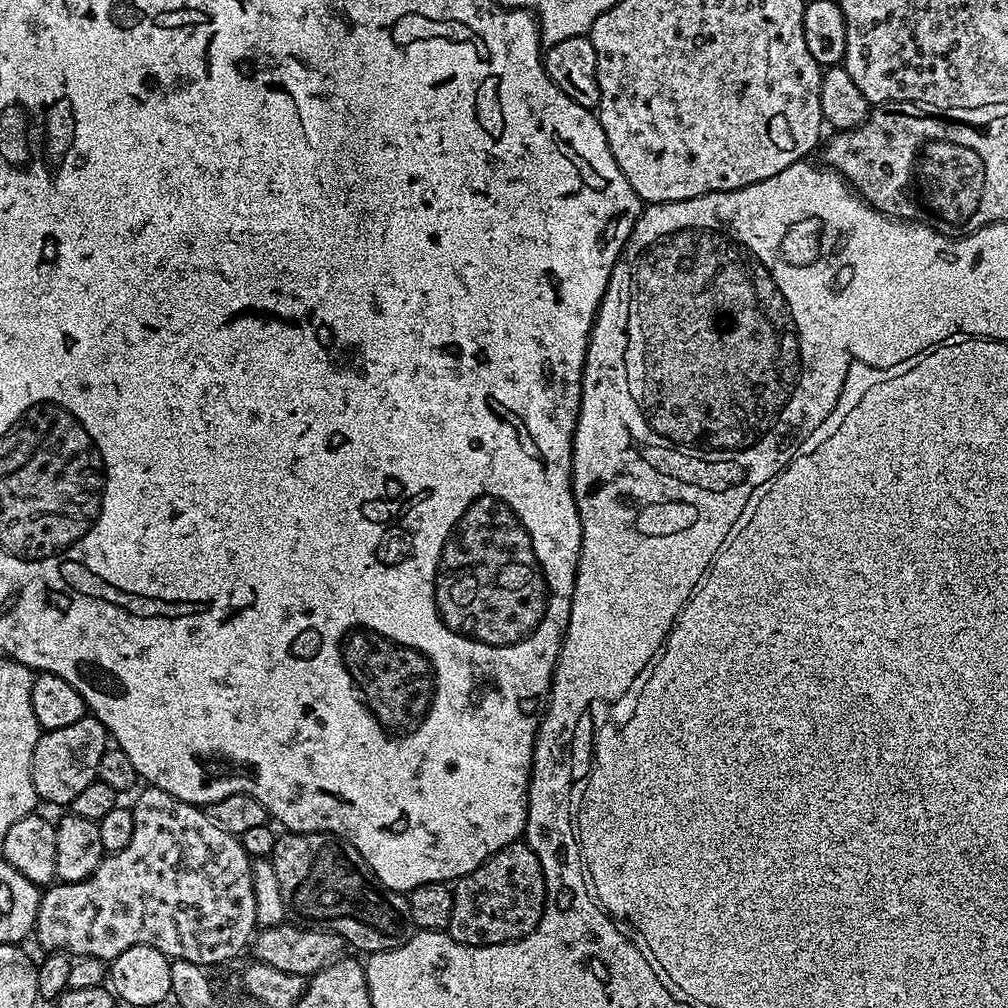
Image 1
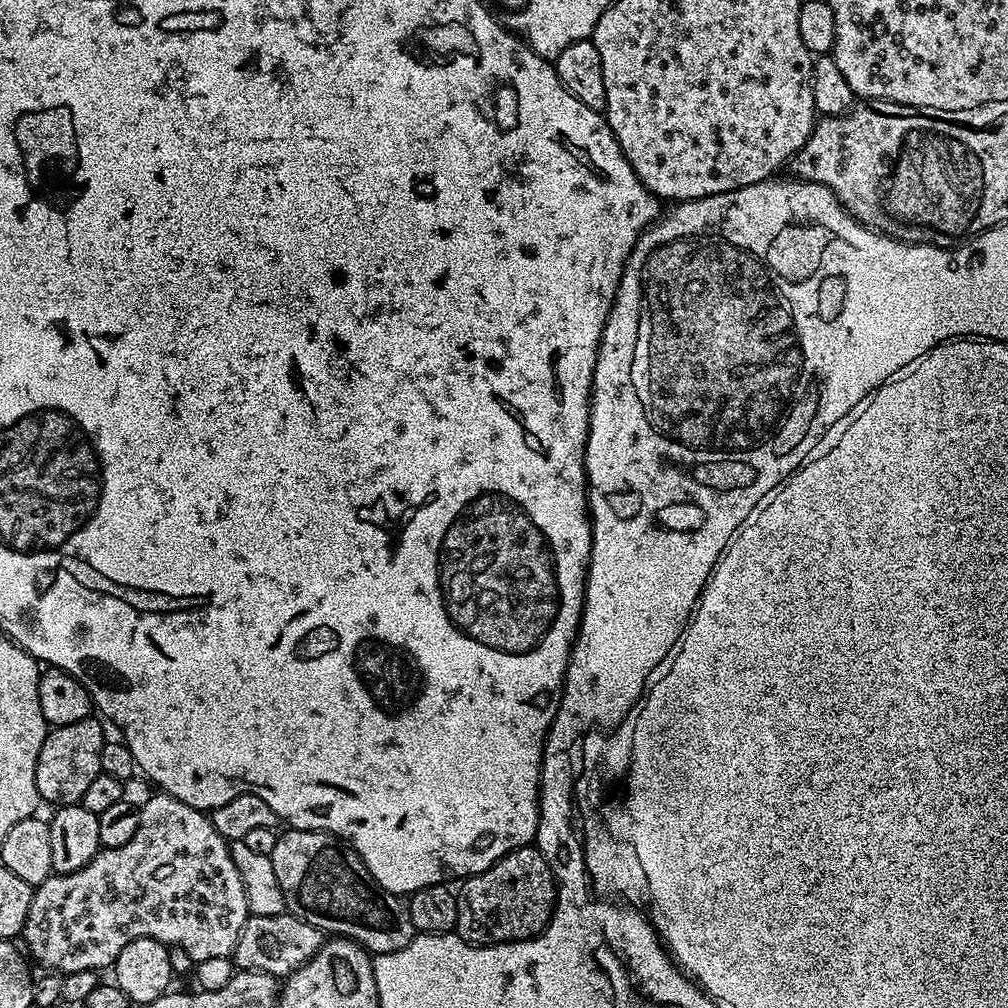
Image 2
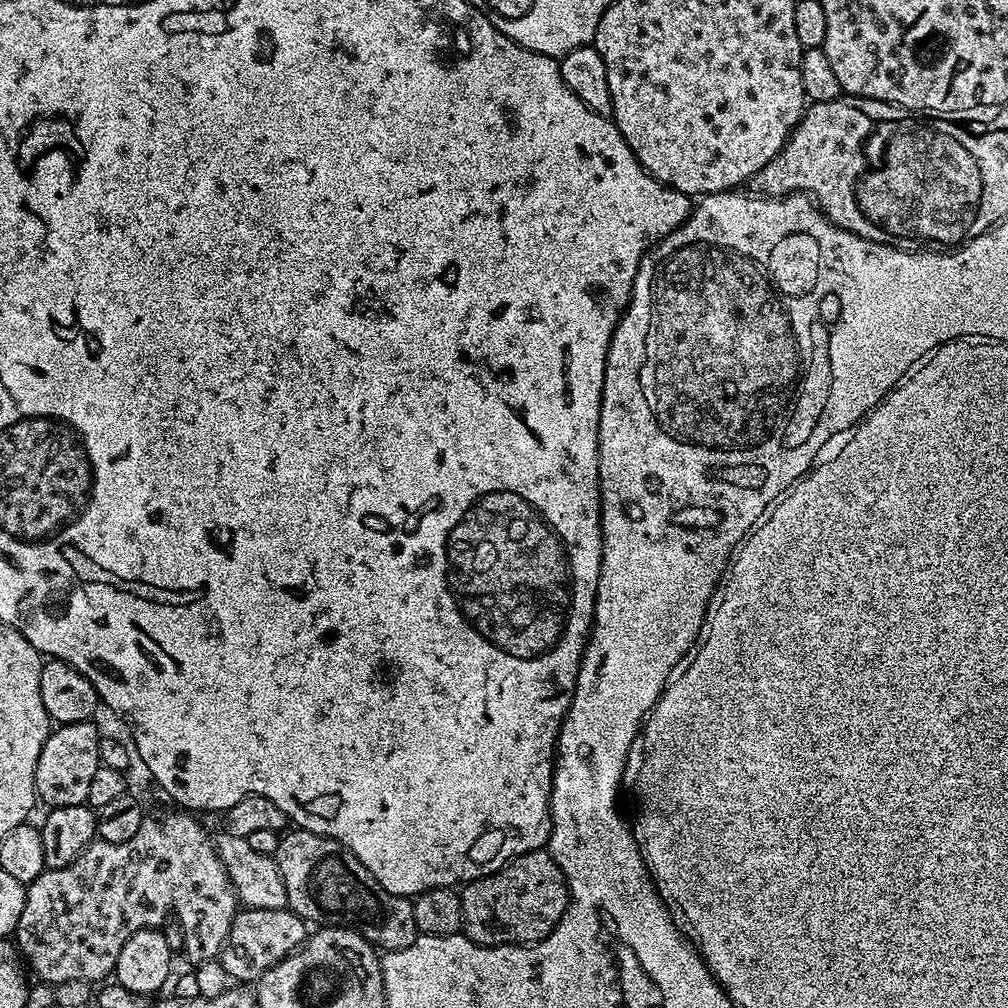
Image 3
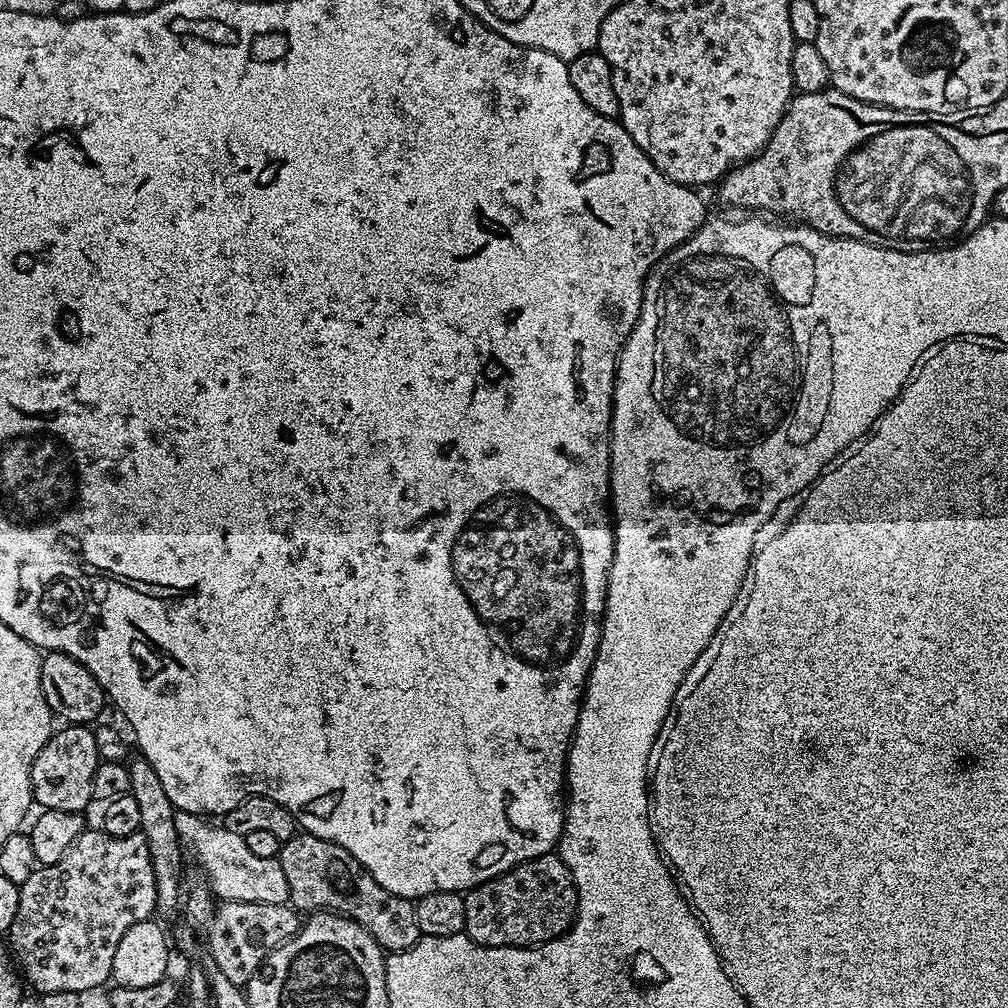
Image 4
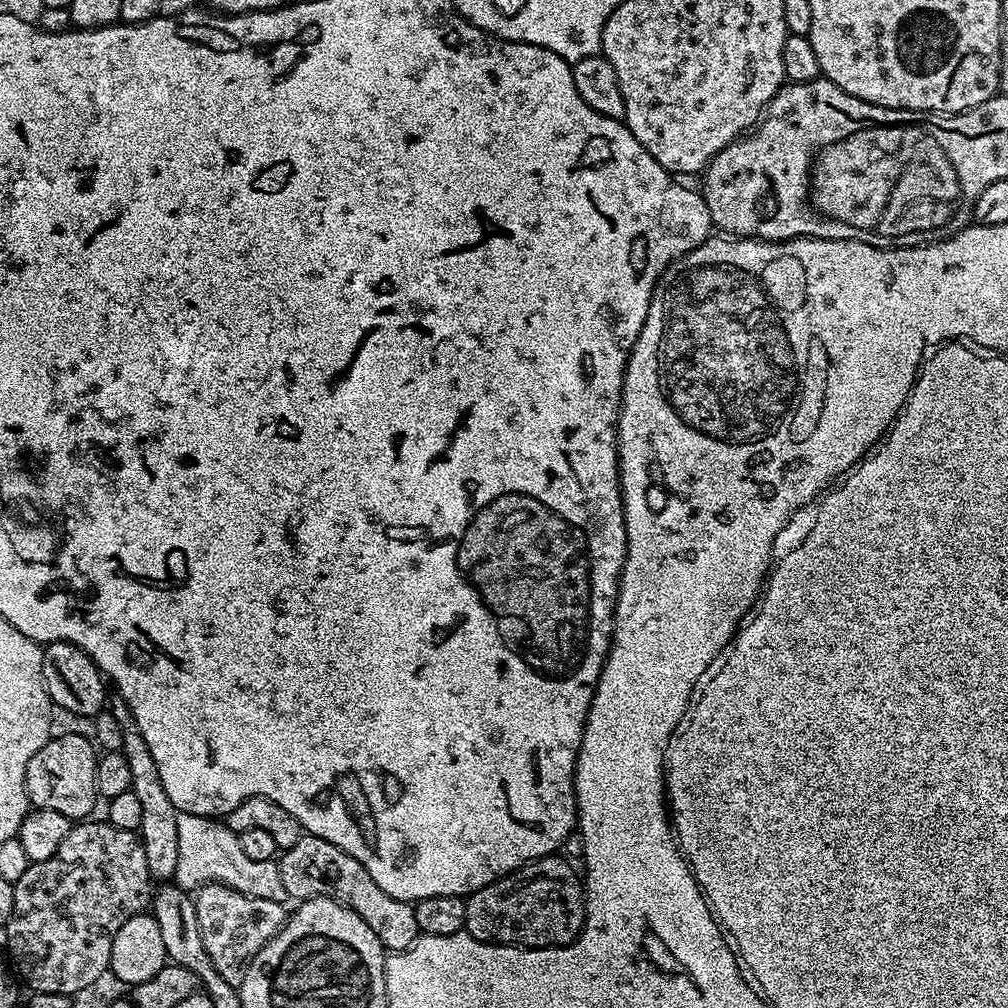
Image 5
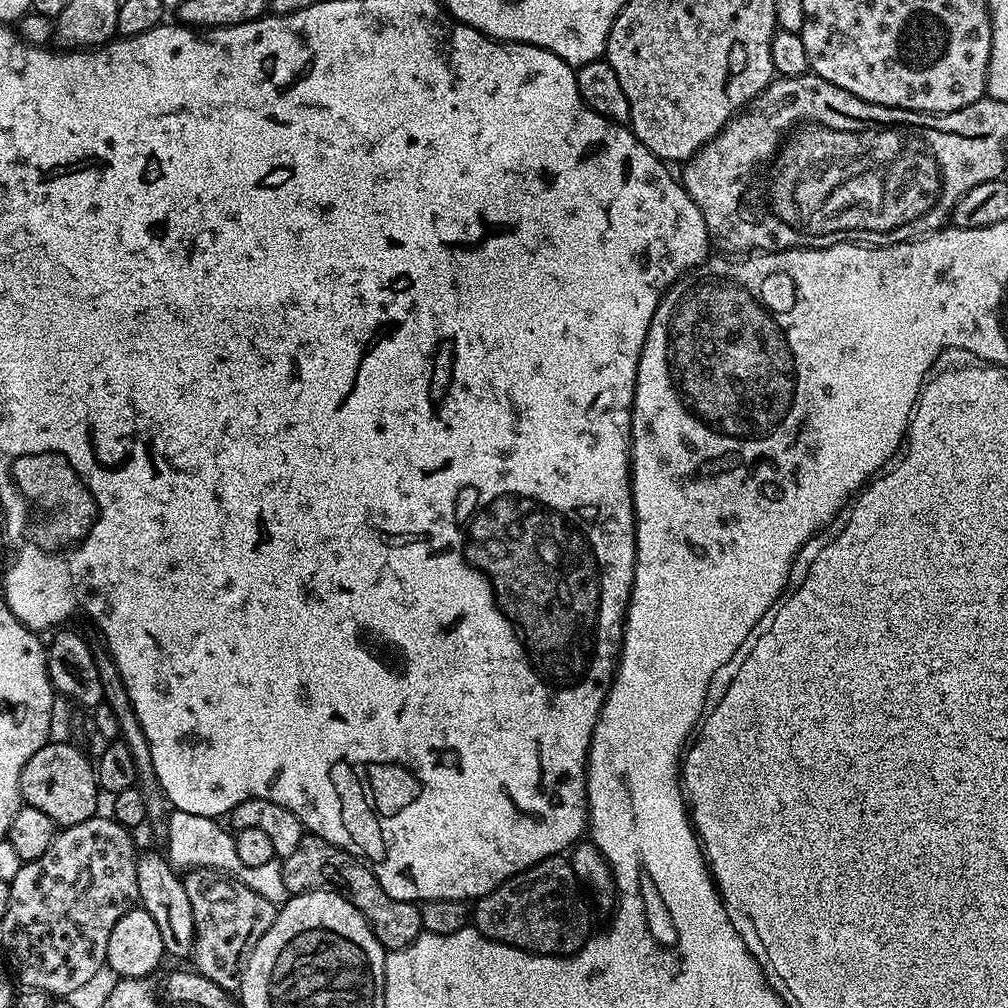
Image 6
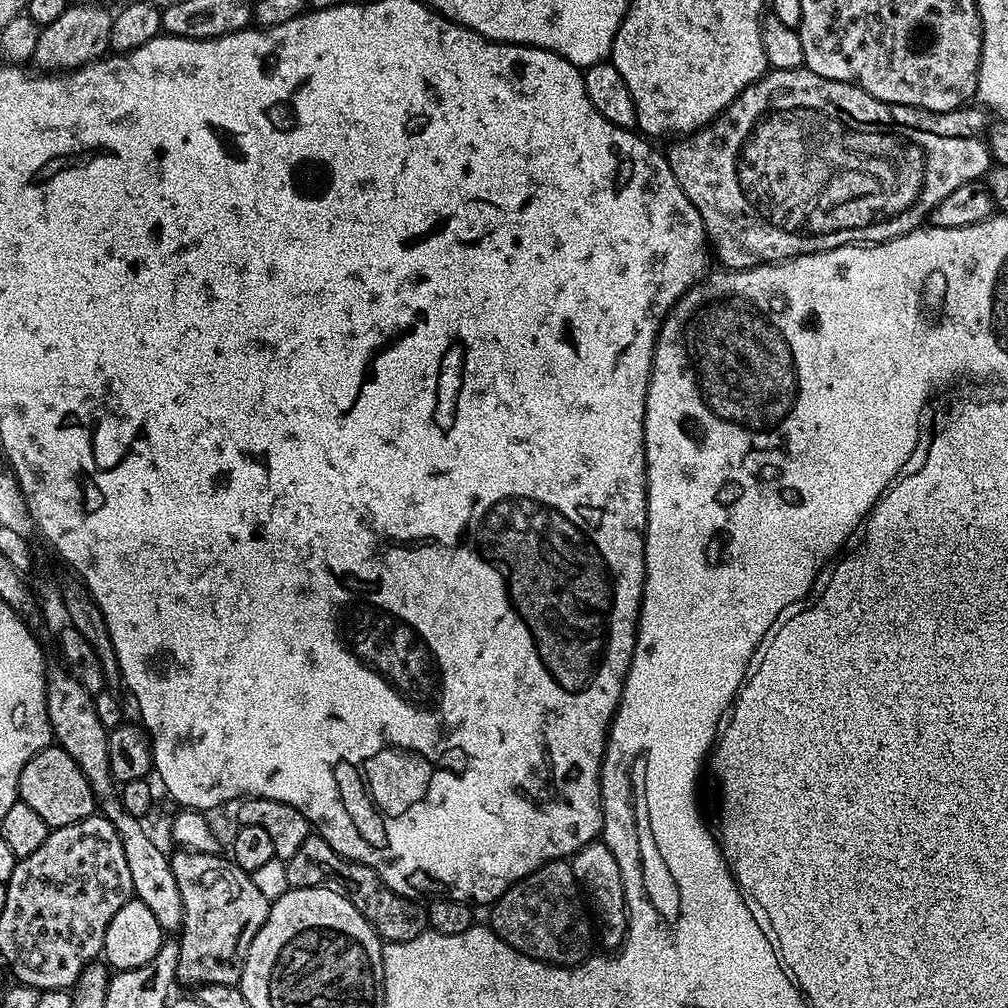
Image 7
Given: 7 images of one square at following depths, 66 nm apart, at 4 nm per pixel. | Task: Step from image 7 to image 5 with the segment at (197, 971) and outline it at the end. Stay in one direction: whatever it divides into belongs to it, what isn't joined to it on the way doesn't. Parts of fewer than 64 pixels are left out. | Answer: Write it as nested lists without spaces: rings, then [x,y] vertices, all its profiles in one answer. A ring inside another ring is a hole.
[[[215,882],[201,883],[194,892],[194,903],[197,930],[201,932],[202,946],[213,962],[214,970],[222,974],[222,978],[230,986],[239,989],[252,959],[260,953],[262,946],[266,946],[266,942],[270,942],[270,938],[274,938],[282,930],[284,921],[290,915],[289,909],[278,901],[250,897],[244,893],[239,893],[238,890],[234,890],[228,885]]]

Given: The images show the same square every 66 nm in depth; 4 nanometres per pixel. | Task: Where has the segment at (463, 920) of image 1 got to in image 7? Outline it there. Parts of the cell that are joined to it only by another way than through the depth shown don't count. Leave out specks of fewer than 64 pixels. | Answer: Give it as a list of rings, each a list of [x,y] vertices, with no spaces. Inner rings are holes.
[[[567,859],[552,860],[512,884],[490,905],[487,923],[502,942],[557,968],[575,968],[593,955],[594,924],[581,885]]]

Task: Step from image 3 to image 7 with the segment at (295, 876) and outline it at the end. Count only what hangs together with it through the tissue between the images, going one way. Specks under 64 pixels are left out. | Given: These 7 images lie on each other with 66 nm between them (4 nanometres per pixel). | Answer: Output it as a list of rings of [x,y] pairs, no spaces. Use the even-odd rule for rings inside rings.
[[[319,834],[308,835],[306,842],[302,842],[298,850],[296,860],[308,860],[309,866],[316,868],[318,875],[325,876],[328,879],[325,881],[331,887],[343,892],[344,897],[356,907],[358,914],[362,914],[362,918],[370,922],[381,941],[394,944],[410,942],[410,938],[418,938],[423,932],[429,931],[428,909],[423,903],[415,904],[412,896],[400,896],[390,890],[390,886],[382,882],[382,878],[373,868],[359,864],[356,860],[345,860]]]

